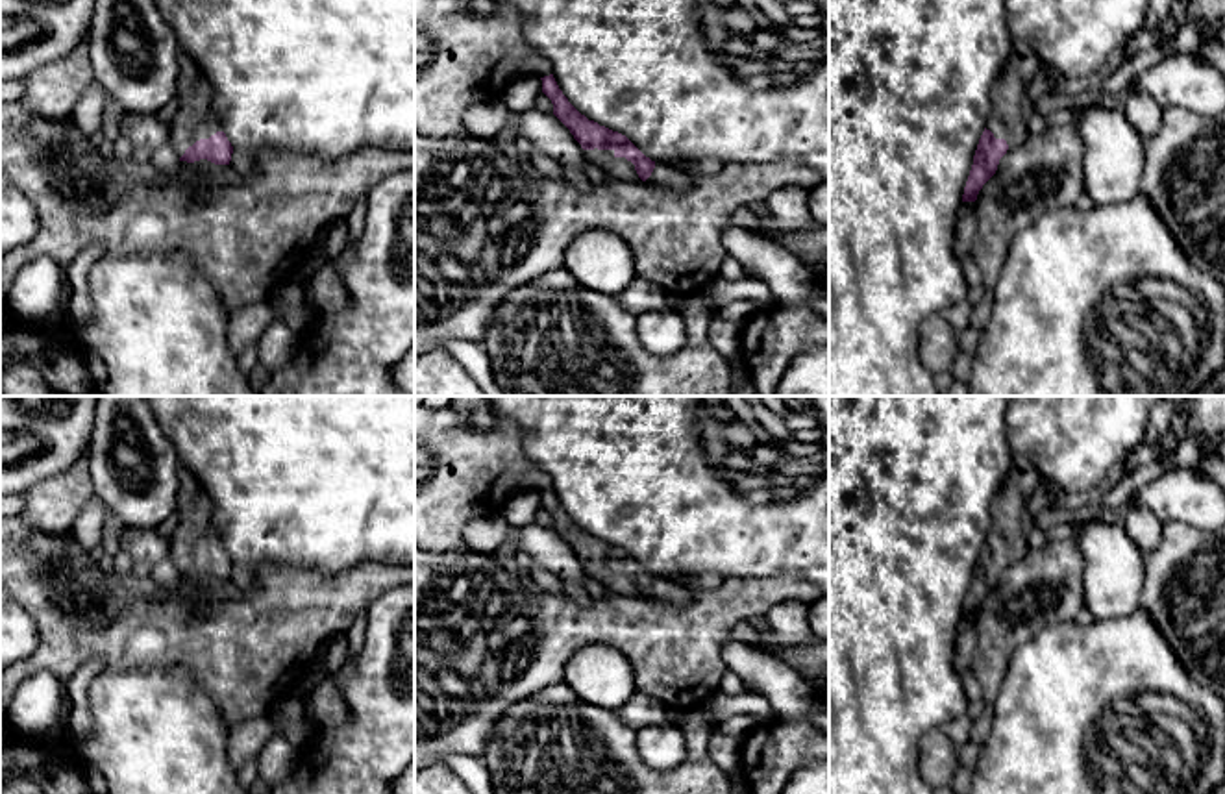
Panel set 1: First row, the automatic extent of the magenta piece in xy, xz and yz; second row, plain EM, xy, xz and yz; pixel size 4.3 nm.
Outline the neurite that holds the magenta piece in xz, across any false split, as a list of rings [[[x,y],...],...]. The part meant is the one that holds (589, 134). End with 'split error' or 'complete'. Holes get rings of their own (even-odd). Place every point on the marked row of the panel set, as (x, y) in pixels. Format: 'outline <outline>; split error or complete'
outline [[[553,74],[540,80],[542,93],[553,104],[553,115],[581,144],[587,161],[598,165],[607,176],[627,181],[655,181],[679,192],[690,187],[690,176],[675,165],[651,161],[625,135],[581,115],[563,94]]]; split error

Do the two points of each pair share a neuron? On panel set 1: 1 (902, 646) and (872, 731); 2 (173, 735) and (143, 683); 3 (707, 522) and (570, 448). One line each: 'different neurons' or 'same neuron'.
1: same neuron
2: same neuron
3: same neuron

